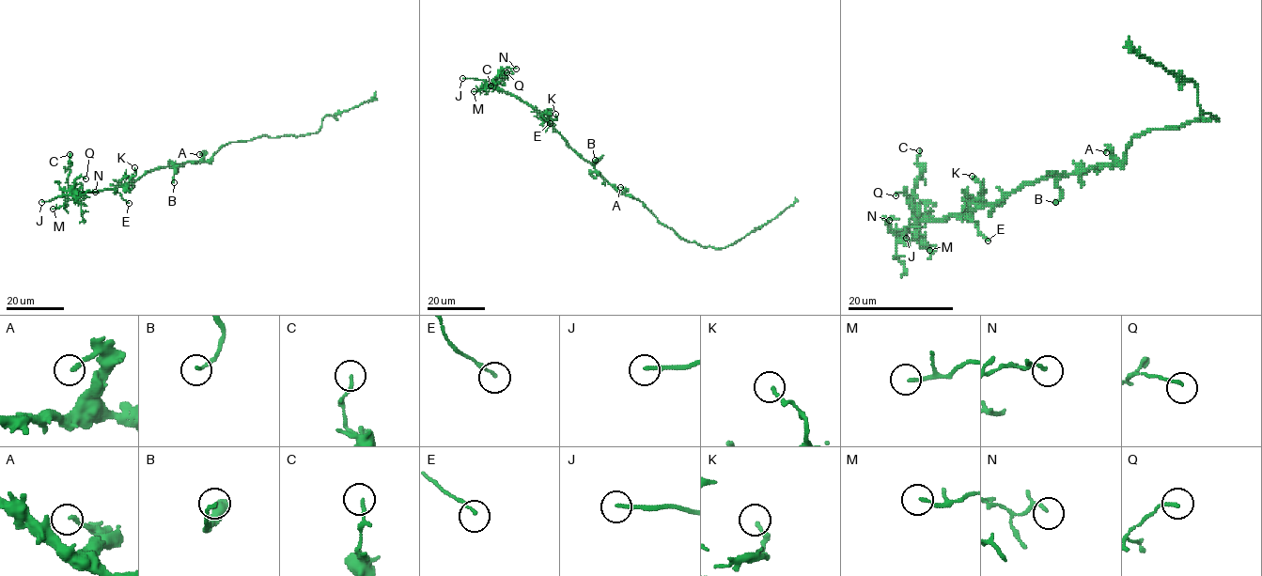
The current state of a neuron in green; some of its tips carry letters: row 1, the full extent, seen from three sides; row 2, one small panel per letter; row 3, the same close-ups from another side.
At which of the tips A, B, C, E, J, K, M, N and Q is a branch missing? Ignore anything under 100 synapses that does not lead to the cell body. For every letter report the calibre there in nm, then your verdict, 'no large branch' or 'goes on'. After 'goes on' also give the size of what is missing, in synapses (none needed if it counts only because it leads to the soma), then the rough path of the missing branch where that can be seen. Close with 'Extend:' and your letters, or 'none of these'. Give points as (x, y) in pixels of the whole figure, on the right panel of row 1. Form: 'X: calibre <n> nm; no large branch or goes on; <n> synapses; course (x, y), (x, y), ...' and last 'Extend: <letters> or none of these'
A: calibre 190 nm; no large branch
B: calibre 160 nm; no large branch
C: calibre 150 nm; no large branch
E: calibre 120 nm; no large branch
J: calibre 170 nm; goes on; course (906, 238), (960, 270), (976, 266), (974, 288), (978, 292)
K: calibre 130 nm; no large branch
M: calibre 140 nm; no large branch
N: calibre 100 nm; no large branch
Q: calibre 140 nm; no large branch
Extend: J

